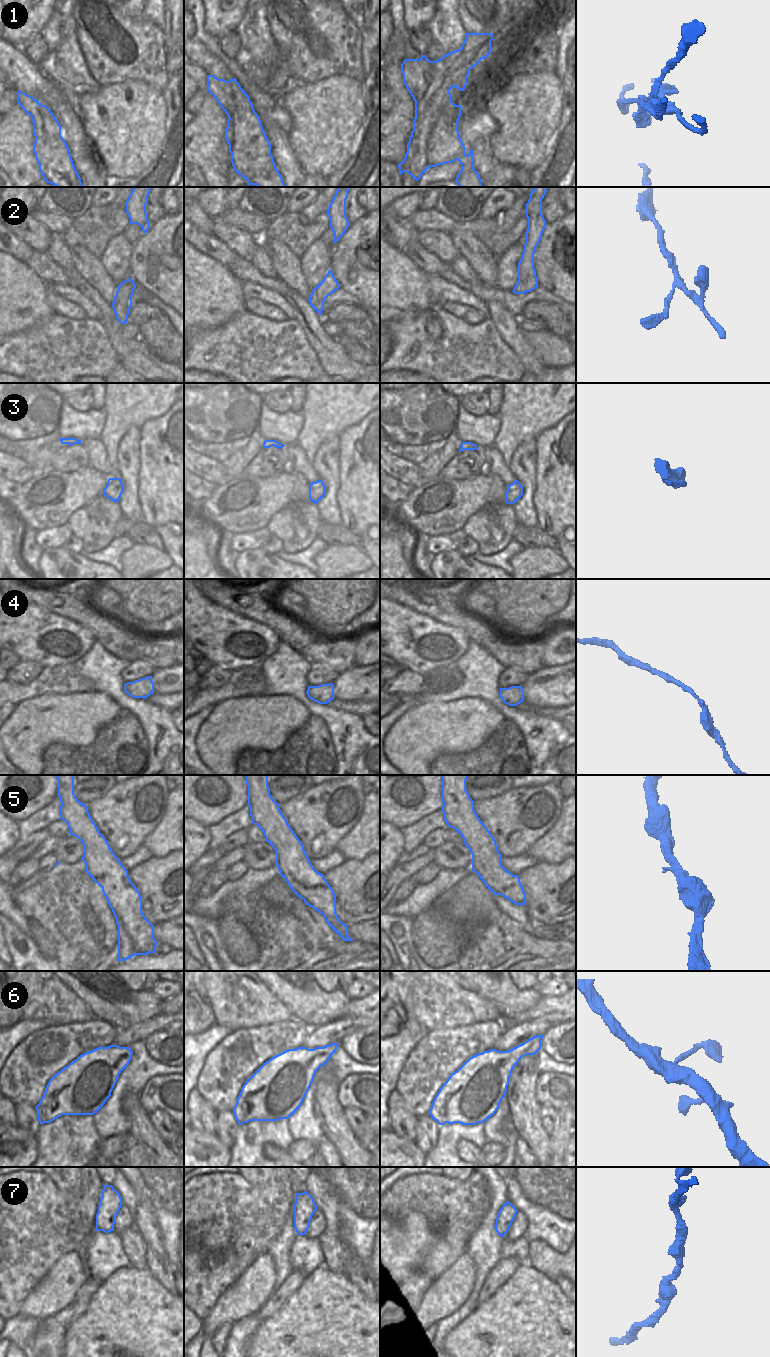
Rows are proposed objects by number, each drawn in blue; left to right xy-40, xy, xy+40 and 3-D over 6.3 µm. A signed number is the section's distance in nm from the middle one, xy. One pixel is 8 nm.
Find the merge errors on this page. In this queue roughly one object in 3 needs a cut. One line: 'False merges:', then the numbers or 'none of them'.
False merges: 1.

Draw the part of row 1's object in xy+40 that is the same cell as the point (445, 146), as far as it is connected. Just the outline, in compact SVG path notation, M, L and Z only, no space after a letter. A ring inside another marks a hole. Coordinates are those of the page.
M444 101L433 108L433 132L427 146L427 158L431 167L458 160L461 170L455 180L459 187L483 187L481 178L473 166L473 150L465 154L465 146L459 136L458 122L461 105Z

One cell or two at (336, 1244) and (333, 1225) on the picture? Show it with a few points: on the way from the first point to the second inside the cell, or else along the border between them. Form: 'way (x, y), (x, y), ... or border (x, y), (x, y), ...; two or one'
border (324, 1232), (336, 1235), (352, 1251); two

